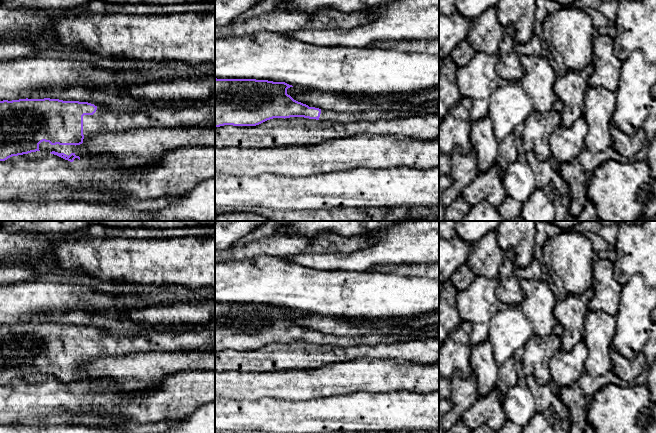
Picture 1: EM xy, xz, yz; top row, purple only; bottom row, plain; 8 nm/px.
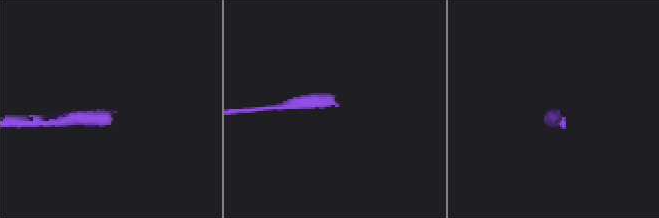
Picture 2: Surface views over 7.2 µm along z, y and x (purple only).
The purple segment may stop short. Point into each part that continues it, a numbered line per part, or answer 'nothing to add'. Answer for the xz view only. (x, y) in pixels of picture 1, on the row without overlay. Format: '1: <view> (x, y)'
1: xz (345, 341)

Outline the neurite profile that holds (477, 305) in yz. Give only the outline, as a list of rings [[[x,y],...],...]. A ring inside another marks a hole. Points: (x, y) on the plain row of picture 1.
[[[475,276],[470,286],[458,292],[457,309],[461,321],[472,325],[469,341],[472,346],[488,340],[491,319],[498,312],[499,278]]]

